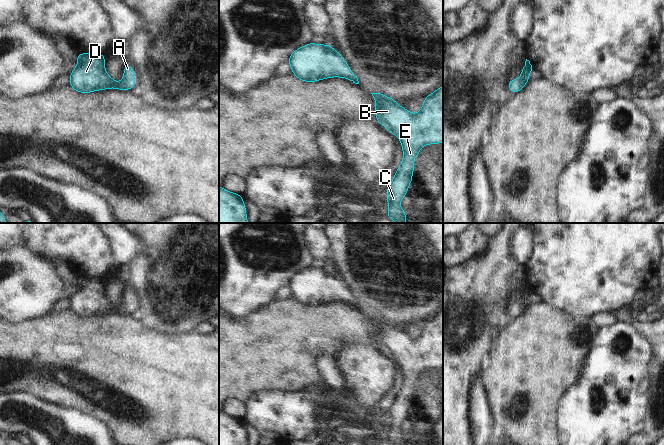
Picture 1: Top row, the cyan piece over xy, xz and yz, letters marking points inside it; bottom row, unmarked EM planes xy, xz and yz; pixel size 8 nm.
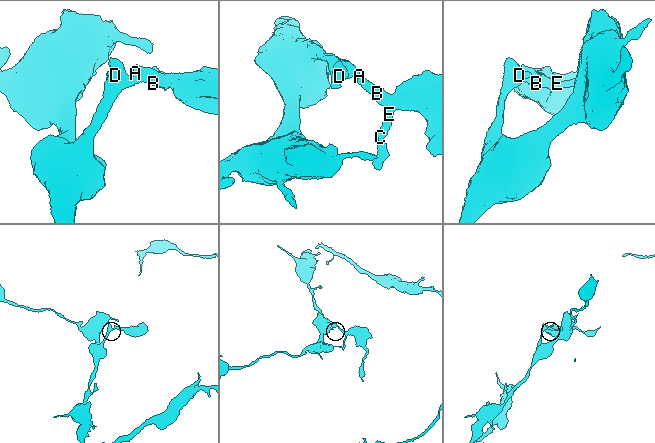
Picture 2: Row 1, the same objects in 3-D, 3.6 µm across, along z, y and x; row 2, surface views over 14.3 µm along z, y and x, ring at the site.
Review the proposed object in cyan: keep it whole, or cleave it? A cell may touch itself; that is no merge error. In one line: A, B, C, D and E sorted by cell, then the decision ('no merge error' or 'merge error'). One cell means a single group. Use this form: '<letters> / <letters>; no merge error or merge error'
A B C D E; no merge error

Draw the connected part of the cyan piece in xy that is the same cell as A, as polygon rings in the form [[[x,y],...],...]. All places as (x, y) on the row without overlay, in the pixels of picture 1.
[[[98,276],[84,277],[77,279],[78,289],[70,297],[70,310],[77,316],[90,317],[96,314],[104,314],[108,312],[116,312],[119,314],[130,314],[136,308],[134,294],[128,287],[124,290],[124,301],[121,306],[115,306],[106,296],[104,285],[106,280]]]

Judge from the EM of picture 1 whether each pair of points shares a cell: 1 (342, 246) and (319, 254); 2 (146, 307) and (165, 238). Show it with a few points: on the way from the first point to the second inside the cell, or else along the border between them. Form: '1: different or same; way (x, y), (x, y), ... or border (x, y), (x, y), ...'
1: different; border (324, 233), (329, 241), (328, 261)
2: same; way (163, 290), (165, 288), (165, 255)

